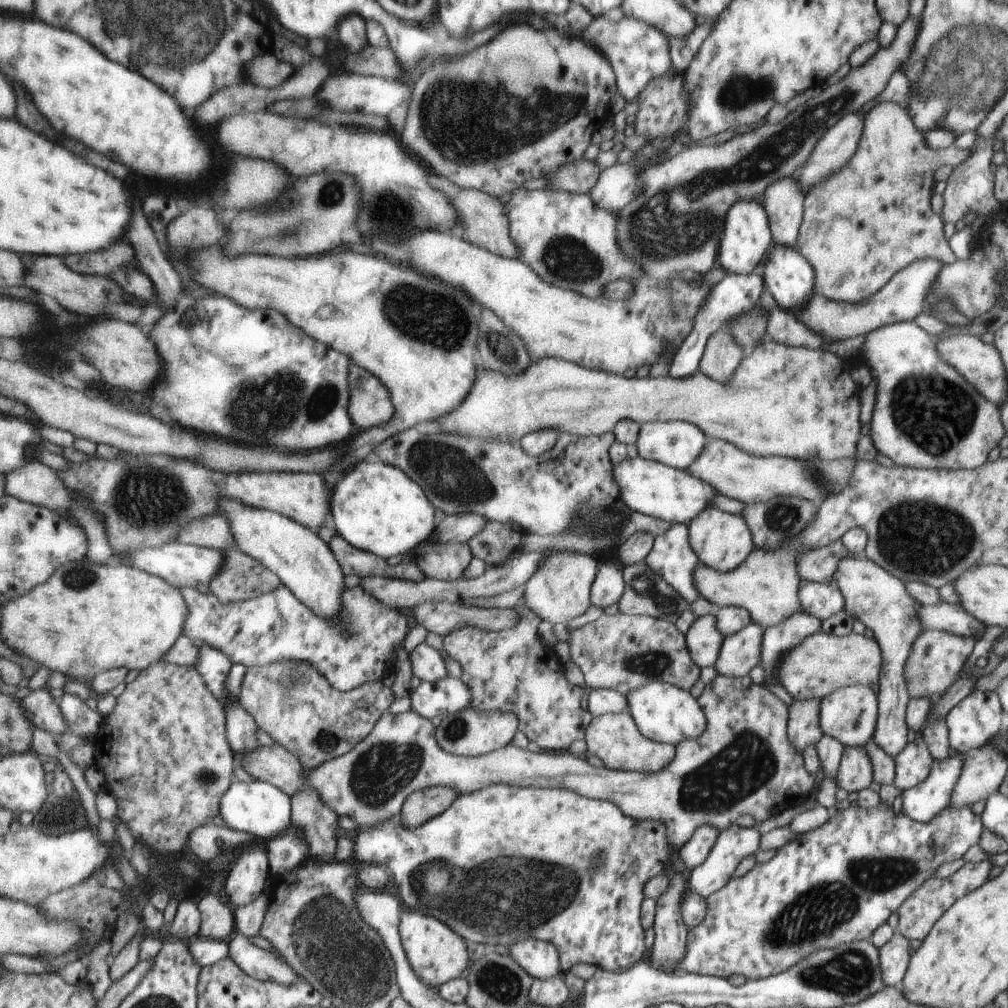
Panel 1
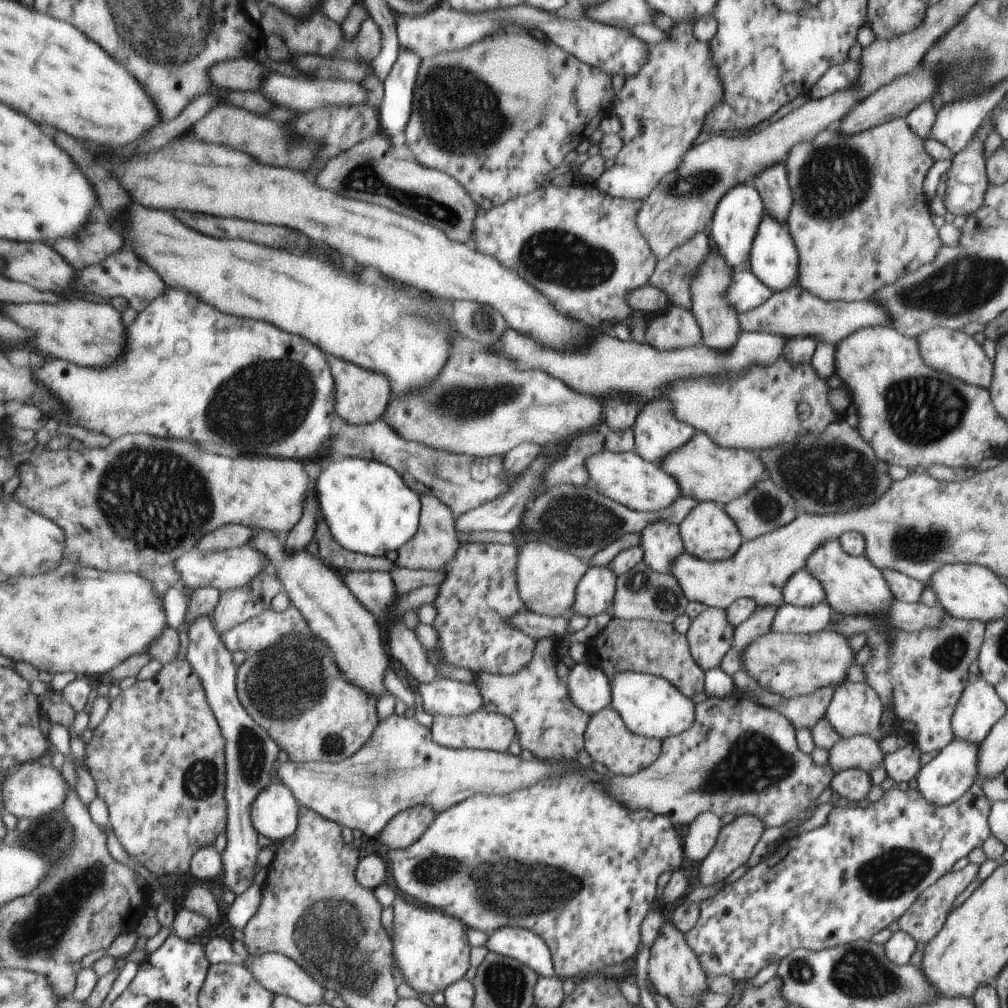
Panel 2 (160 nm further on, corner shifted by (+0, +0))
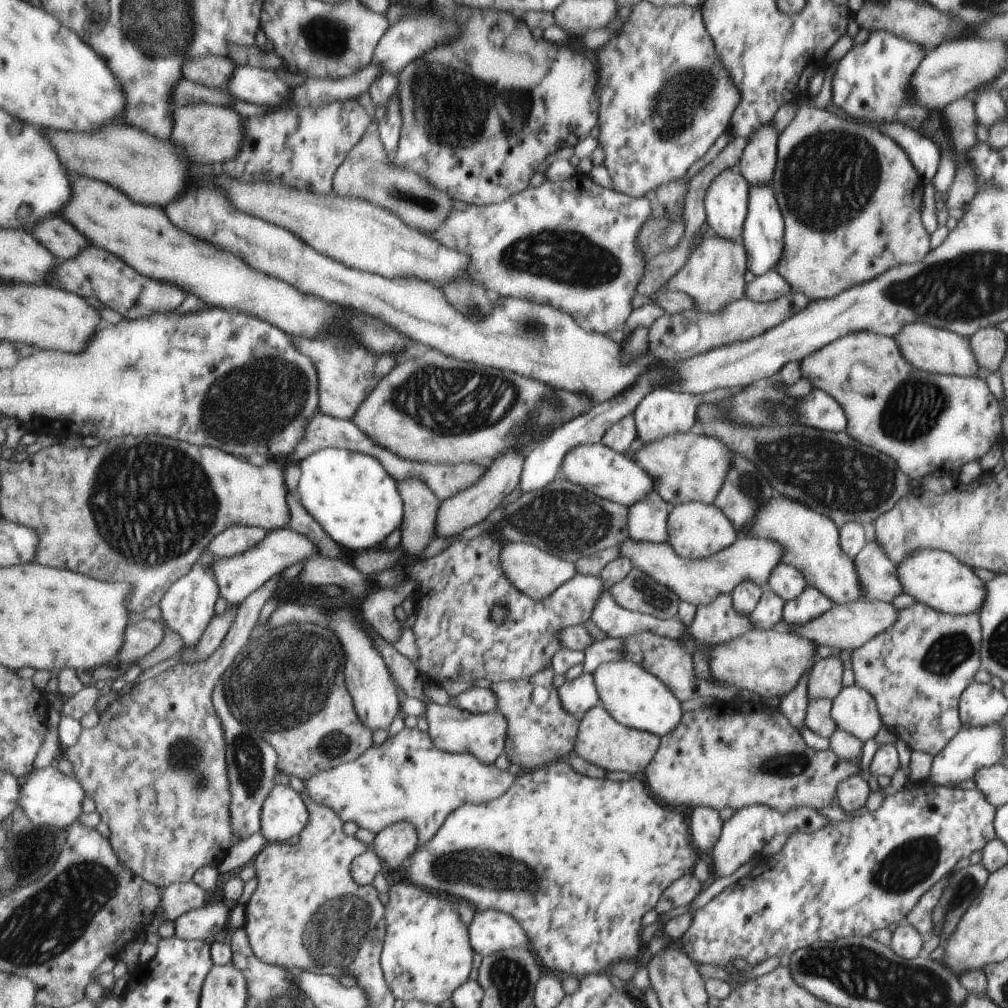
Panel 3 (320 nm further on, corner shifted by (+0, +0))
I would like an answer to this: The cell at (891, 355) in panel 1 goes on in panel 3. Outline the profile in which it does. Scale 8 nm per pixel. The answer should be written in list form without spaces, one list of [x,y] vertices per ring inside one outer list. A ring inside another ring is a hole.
[[[858,331],[855,333],[848,333],[842,338],[826,345],[824,349],[811,354],[809,357],[804,357],[800,360],[801,378],[806,378],[814,389],[823,390],[827,395],[836,399],[836,402],[844,408],[846,416],[848,416],[848,434],[852,438],[856,438],[860,444],[876,448],[878,452],[882,452],[889,456],[898,465],[898,468],[908,475],[913,482],[918,481],[926,474],[935,474],[936,476],[950,477],[952,471],[956,471],[968,462],[980,460],[990,448],[992,444],[1000,440],[998,436],[1003,434],[1002,421],[1000,416],[1000,407],[995,399],[995,396],[990,392],[986,384],[984,376],[978,377],[961,377],[958,375],[939,375],[938,373],[927,373],[926,371],[918,370],[917,367],[912,366],[905,355],[901,353],[901,348],[897,345],[897,341],[889,336],[876,334],[870,331]]]

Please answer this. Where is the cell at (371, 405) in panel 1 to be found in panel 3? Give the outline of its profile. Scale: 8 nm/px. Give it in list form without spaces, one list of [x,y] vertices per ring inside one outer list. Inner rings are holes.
[[[342,332],[342,340],[338,340],[336,336],[334,338],[326,338],[324,334],[320,334],[318,338],[302,338],[302,336],[292,336],[294,338],[294,344],[298,346],[298,350],[302,350],[306,356],[310,356],[317,366],[319,374],[319,390],[321,393],[321,412],[326,413],[336,418],[353,420],[354,413],[357,413],[358,405],[361,405],[368,394],[377,388],[378,384],[394,368],[396,368],[397,358],[396,353],[373,353],[366,347],[363,347],[357,340],[348,340],[344,338],[344,332]]]

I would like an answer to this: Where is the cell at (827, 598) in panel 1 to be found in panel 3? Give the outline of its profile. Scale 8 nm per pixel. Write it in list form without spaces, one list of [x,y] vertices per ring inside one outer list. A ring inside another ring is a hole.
[[[782,563],[770,573],[767,585],[787,603],[793,598],[800,597],[804,587],[808,584],[799,570]]]

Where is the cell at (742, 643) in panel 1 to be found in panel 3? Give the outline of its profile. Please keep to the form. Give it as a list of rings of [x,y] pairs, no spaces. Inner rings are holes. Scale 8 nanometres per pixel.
[[[767,584],[762,586],[763,593],[760,600],[750,614],[751,621],[755,624],[756,629],[770,629],[779,625],[783,620],[783,608],[785,600],[780,598]]]

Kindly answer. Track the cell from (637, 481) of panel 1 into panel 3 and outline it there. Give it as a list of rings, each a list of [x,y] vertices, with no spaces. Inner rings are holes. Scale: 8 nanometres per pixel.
[[[600,443],[580,445],[567,452],[561,462],[562,472],[566,480],[581,486],[584,490],[599,496],[600,498],[629,507],[635,502],[642,502],[654,492],[653,478],[637,462],[636,458],[626,458],[623,453],[610,450],[610,447]]]

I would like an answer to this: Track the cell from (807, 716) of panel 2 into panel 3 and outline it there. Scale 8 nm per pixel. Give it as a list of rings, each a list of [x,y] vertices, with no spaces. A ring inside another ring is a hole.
[[[838,650],[826,658],[817,659],[809,674],[808,701],[820,697],[832,700],[842,690],[843,671]]]

